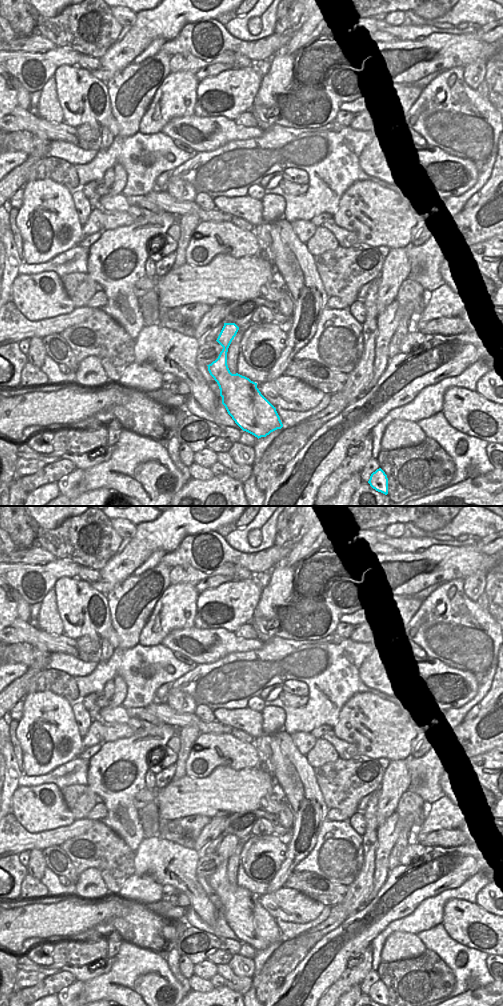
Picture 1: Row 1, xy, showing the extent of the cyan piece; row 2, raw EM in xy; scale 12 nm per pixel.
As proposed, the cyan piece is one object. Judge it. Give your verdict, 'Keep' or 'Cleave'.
Keep.

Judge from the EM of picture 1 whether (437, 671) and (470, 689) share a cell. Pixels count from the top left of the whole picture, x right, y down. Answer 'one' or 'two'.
one

